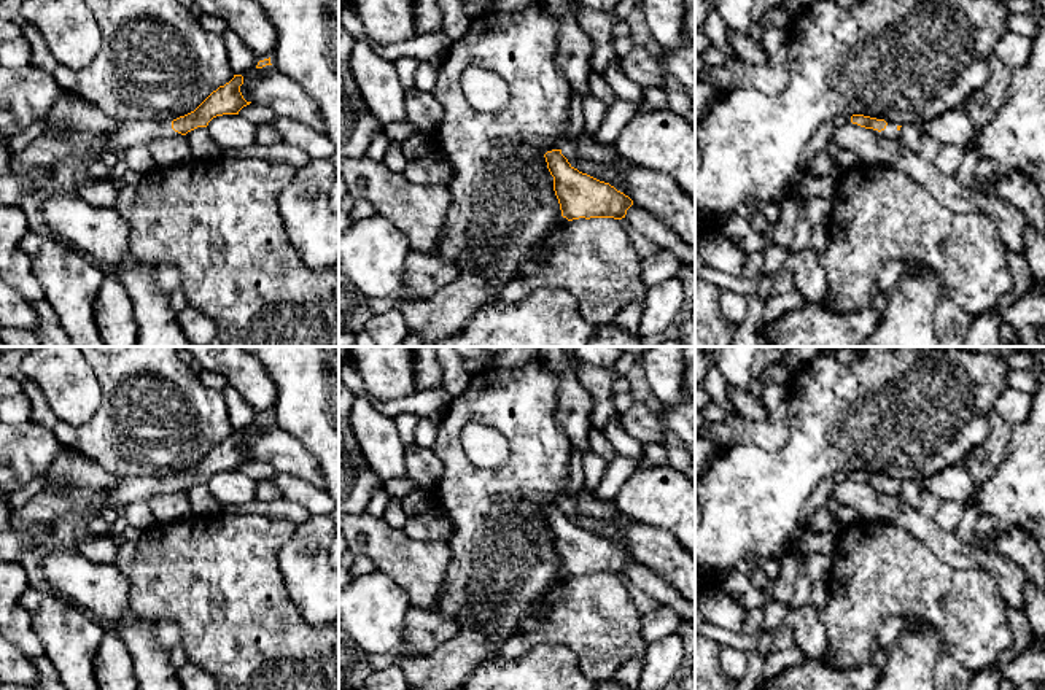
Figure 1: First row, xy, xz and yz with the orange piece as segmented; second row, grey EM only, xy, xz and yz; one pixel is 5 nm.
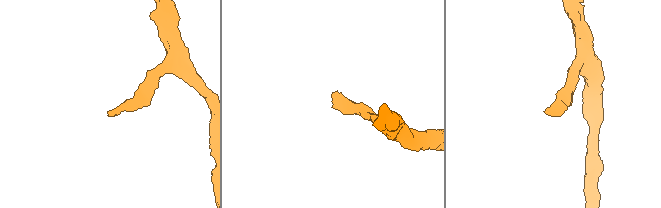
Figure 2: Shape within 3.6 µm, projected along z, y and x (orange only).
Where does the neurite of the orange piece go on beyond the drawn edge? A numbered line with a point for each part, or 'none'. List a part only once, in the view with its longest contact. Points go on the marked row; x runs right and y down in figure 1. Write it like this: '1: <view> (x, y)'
1: xy (128, 134)

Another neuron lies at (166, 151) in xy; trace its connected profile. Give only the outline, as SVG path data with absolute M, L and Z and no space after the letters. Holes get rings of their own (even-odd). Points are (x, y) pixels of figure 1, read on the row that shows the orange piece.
M175 134L172 137L156 138L148 145L156 167L181 165L192 159L191 146L186 137Z

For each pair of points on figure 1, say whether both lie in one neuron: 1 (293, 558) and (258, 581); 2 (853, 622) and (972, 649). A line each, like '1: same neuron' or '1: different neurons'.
1: different neurons
2: same neuron

